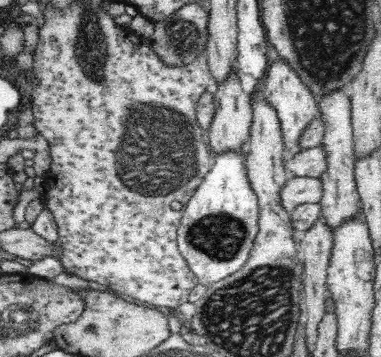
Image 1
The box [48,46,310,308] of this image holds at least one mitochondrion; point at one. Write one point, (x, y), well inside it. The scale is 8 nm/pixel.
(157, 155)

